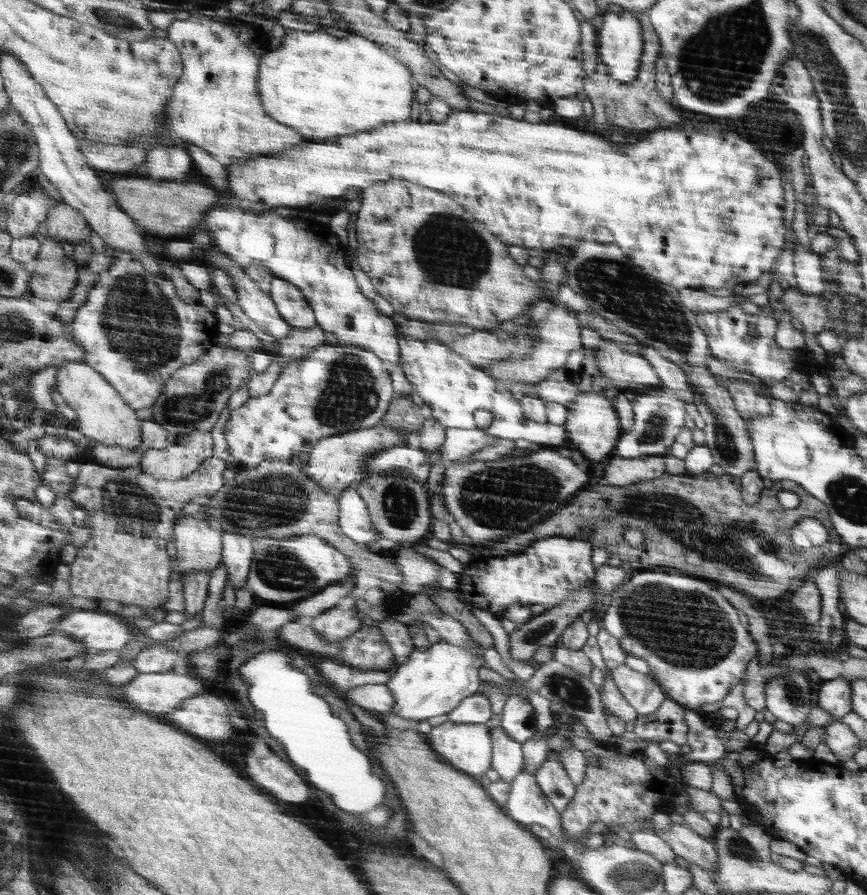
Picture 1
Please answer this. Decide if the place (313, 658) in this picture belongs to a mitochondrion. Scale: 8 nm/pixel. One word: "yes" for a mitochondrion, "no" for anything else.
no

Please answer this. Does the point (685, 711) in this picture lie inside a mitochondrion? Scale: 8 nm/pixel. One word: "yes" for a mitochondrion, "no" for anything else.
no

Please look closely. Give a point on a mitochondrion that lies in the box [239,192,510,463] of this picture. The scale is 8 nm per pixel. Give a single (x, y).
(449, 250)

